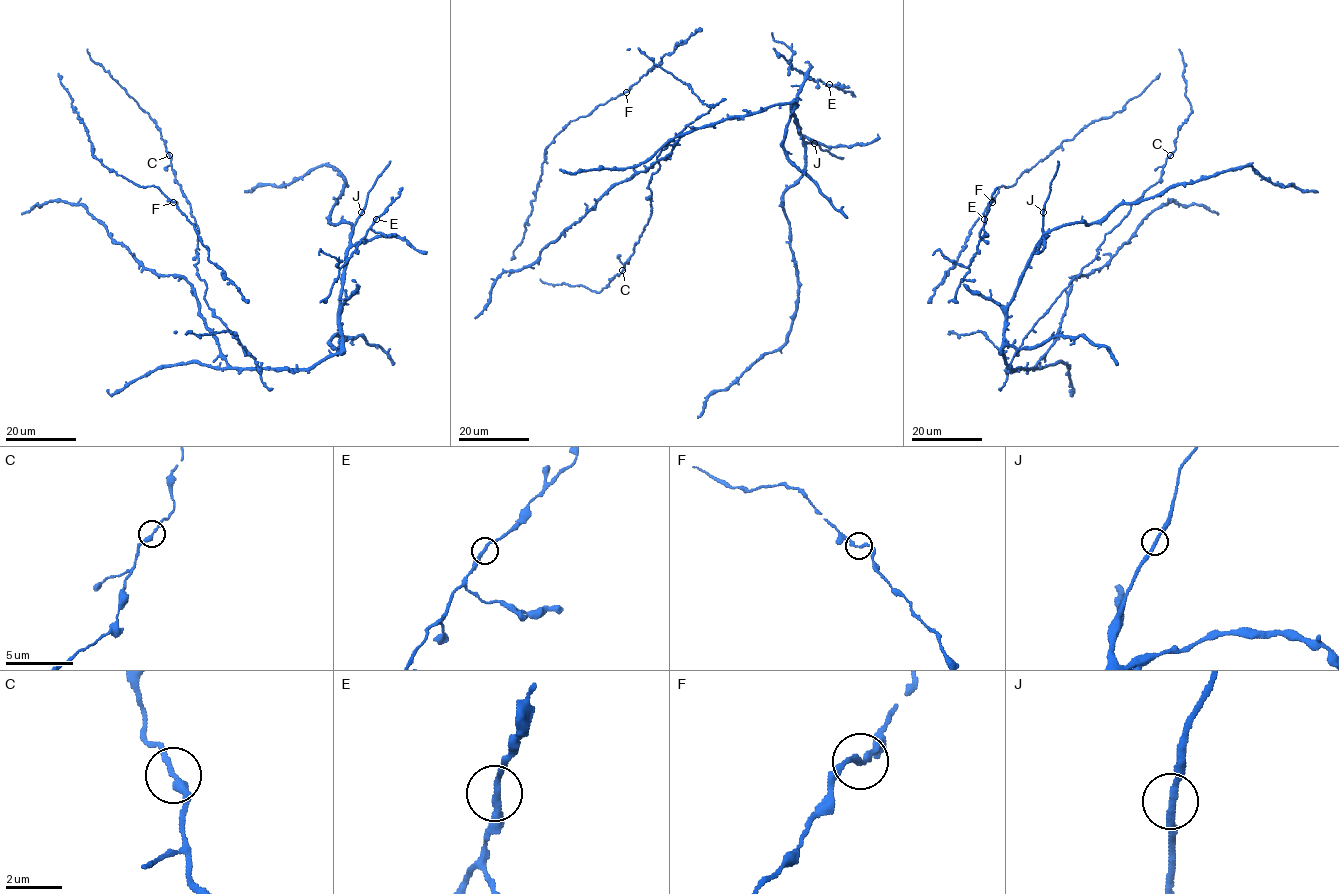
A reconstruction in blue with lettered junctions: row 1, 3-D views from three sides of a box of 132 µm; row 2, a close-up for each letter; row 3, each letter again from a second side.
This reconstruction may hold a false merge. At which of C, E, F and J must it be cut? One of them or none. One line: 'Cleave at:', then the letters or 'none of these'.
Cleave at: none of these

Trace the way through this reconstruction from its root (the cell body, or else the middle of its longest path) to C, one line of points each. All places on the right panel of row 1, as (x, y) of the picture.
C: (1087, 266), (1095, 258), (1104, 236), (1128, 214), (1131, 204), (1159, 180), (1166, 159), (1170, 156)

